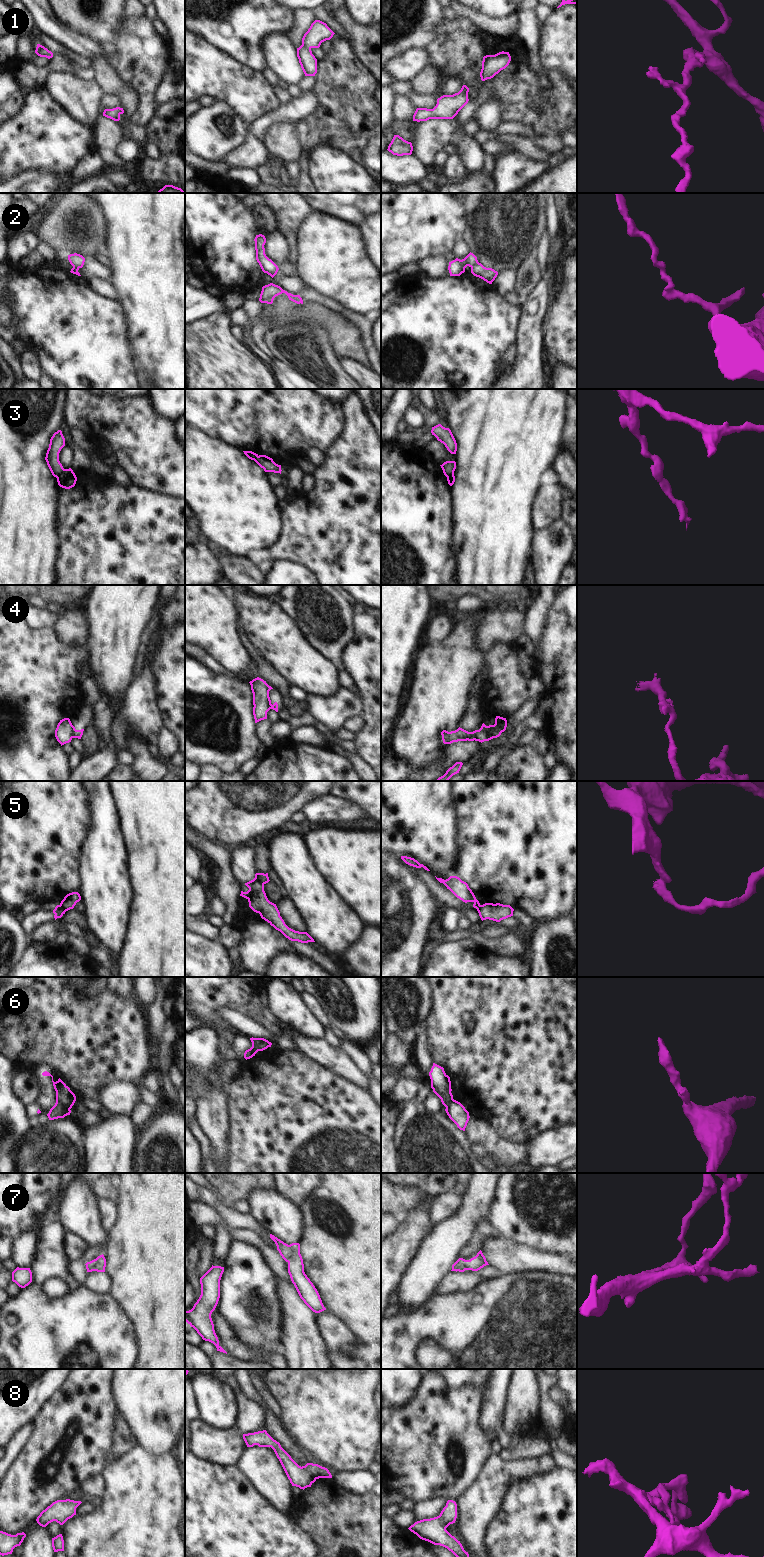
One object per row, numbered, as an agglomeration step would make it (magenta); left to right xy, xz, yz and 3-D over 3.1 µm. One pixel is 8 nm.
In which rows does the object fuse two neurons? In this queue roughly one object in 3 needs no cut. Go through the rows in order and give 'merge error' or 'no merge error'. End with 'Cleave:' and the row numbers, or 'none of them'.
1: no merge error
2: merge error
3: merge error
4: merge error
5: merge error
6: merge error
7: no merge error
8: no merge error
Cleave: 2, 3, 4, 5, 6

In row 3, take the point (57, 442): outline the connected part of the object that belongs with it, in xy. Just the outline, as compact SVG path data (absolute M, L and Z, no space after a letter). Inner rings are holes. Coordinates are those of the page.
M58 430L50 439L49 448L45 457L52 475L56 478L64 471L64 468L59 461L59 453L64 446L65 438L62 434L62 431Z

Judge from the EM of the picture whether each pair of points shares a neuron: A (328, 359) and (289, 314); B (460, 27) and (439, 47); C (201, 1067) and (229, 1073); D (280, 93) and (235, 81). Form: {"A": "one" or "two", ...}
{"A": "two", "B": "one", "C": "one", "D": "two"}

